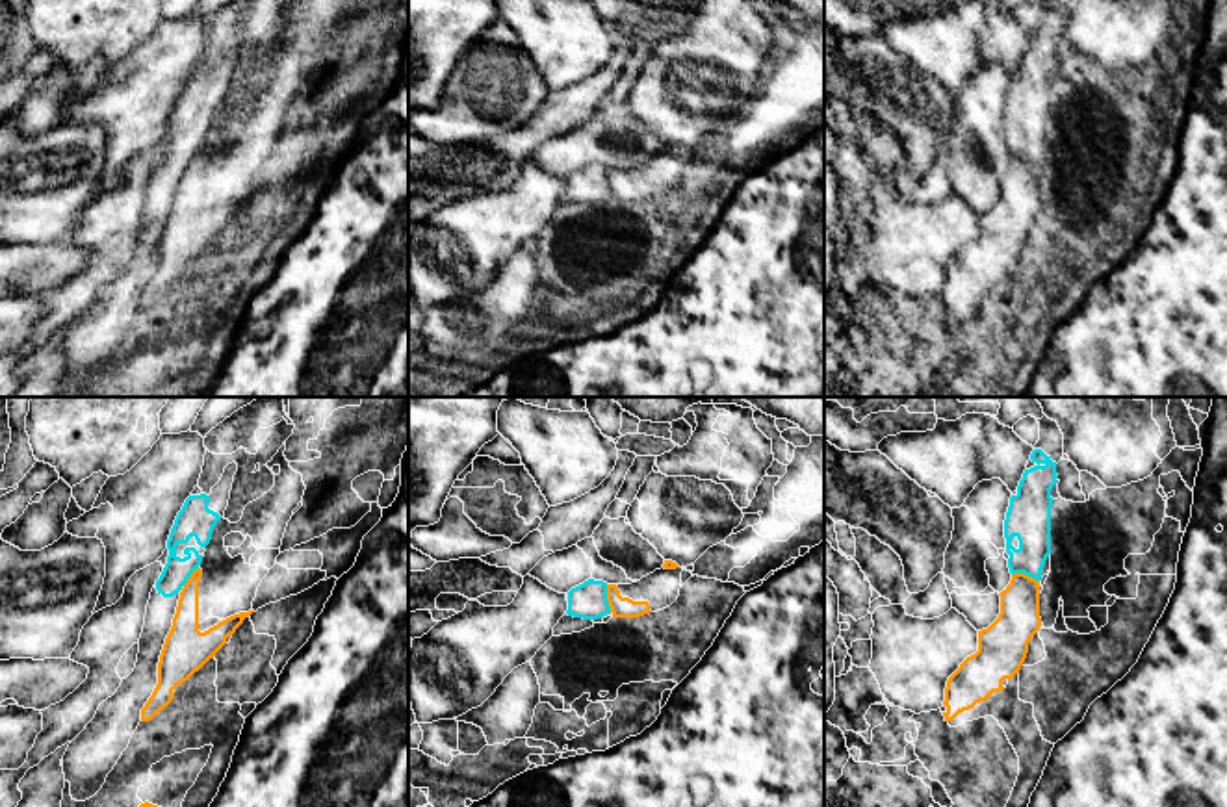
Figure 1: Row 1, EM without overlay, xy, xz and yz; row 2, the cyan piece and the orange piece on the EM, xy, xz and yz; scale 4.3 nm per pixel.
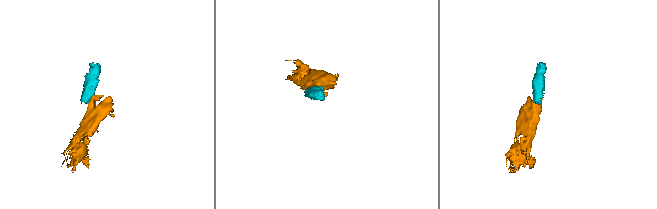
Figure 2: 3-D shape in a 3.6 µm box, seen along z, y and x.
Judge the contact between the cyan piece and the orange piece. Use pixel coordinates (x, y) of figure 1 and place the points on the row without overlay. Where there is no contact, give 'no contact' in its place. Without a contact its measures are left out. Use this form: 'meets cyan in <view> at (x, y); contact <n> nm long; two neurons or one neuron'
meets cyan in xz at (606, 182); contact 120 nm long; two neurons

